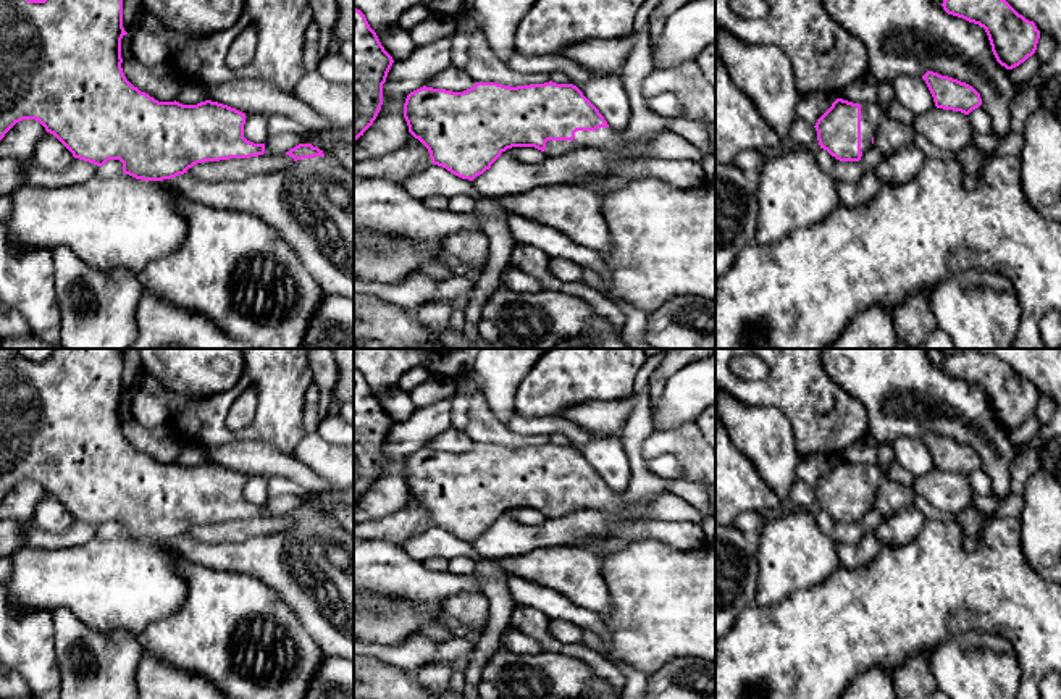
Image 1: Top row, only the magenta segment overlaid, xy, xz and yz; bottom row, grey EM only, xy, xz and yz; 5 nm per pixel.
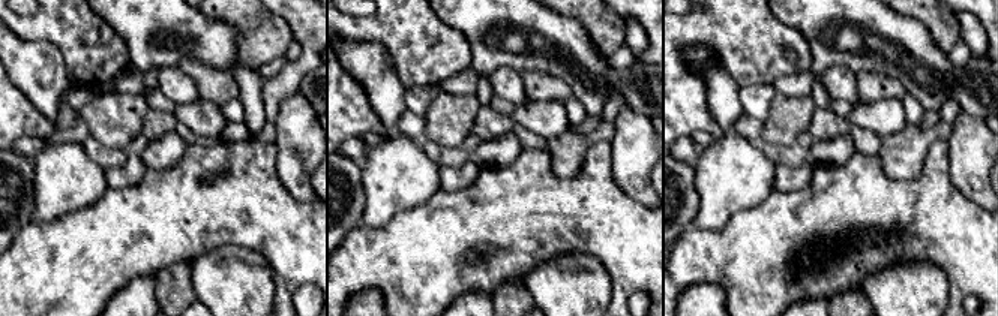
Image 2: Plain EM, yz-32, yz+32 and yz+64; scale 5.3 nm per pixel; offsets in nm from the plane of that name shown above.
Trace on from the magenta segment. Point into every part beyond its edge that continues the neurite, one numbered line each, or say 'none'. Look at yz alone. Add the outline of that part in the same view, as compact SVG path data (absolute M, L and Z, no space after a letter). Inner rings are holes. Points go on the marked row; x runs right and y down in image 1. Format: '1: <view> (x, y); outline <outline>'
1: yz (871, 113); outline M864 103L861 105L861 152L866 153L870 149L872 137L879 129L879 124L885 113L882 111L879 103Z

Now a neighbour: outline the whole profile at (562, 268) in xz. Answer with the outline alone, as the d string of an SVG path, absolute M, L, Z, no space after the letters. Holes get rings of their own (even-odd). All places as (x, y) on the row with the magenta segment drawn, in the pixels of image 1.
M551 258L549 271L562 281L580 283L583 281L583 266L568 258Z

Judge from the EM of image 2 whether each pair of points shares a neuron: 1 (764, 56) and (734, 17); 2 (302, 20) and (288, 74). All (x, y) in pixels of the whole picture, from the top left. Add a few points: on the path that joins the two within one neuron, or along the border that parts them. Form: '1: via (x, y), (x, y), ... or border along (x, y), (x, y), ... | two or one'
1: via (755, 47), (739, 26) | one
2: via (308, 33), (308, 57), (302, 63) | one

